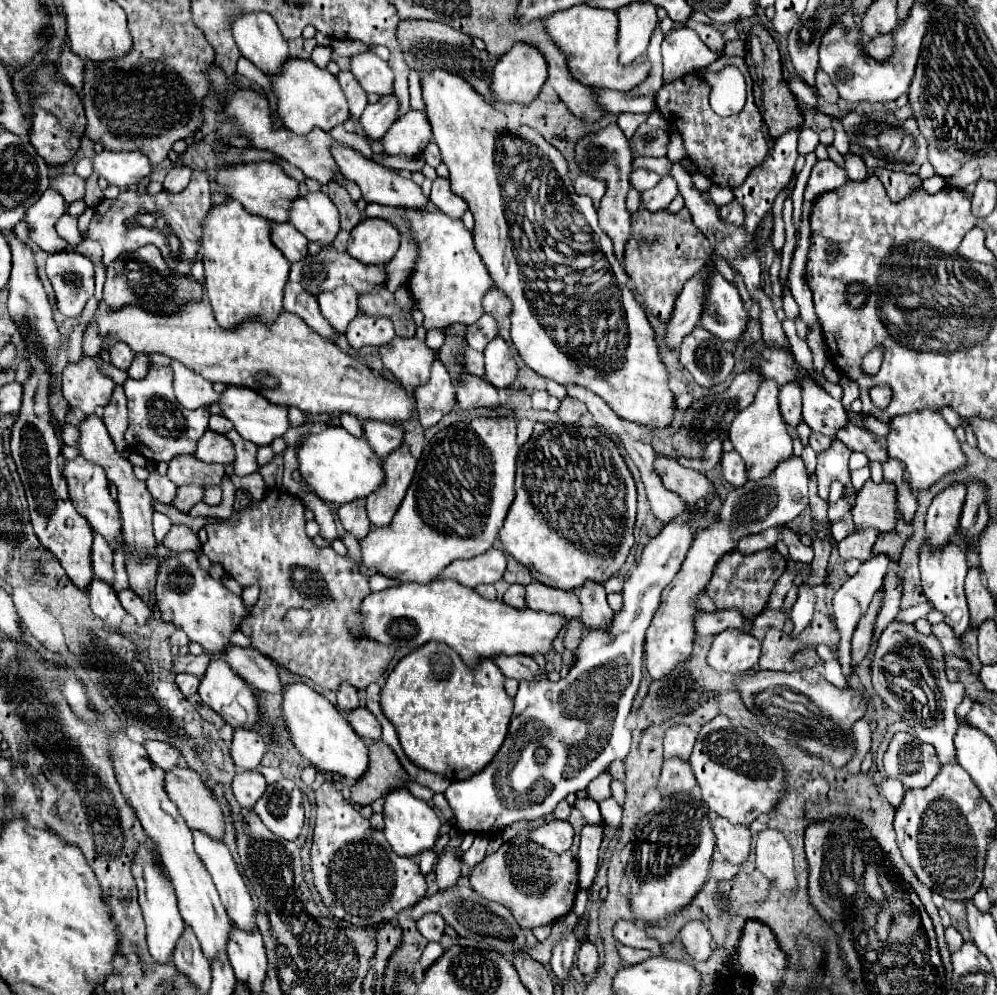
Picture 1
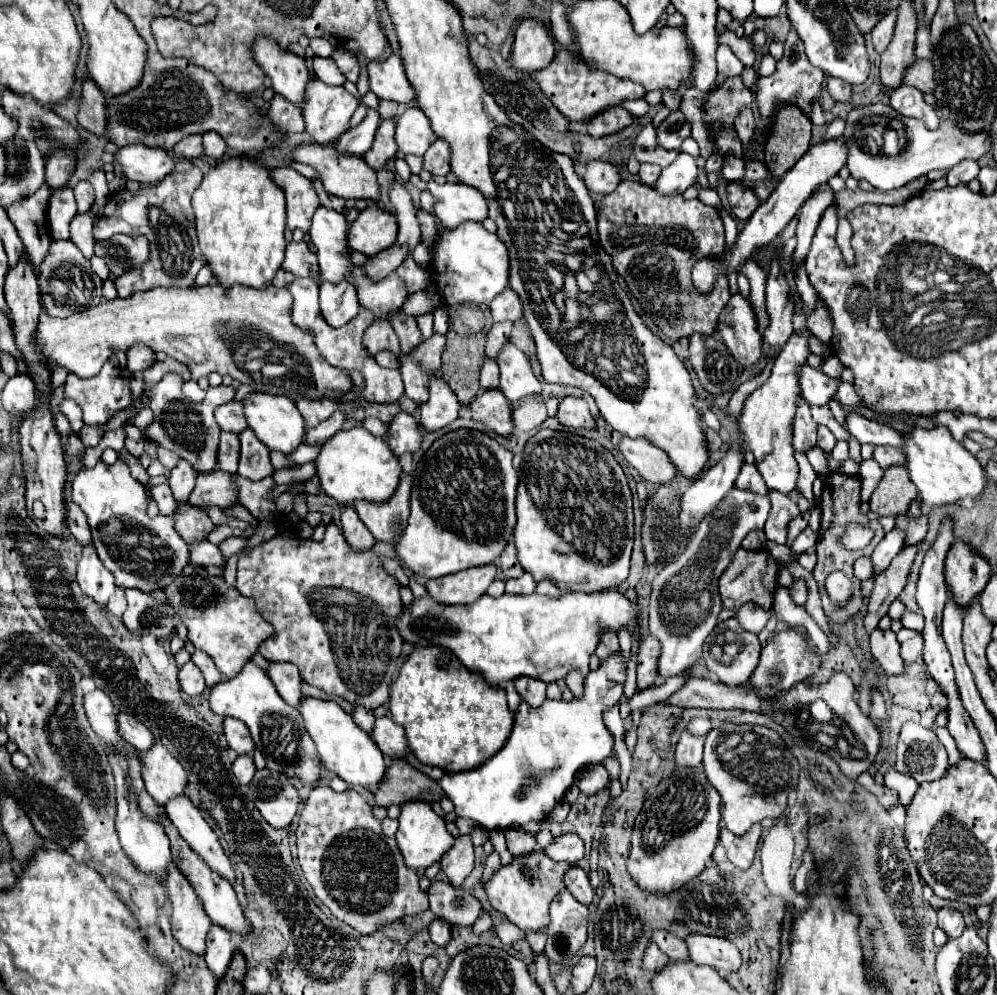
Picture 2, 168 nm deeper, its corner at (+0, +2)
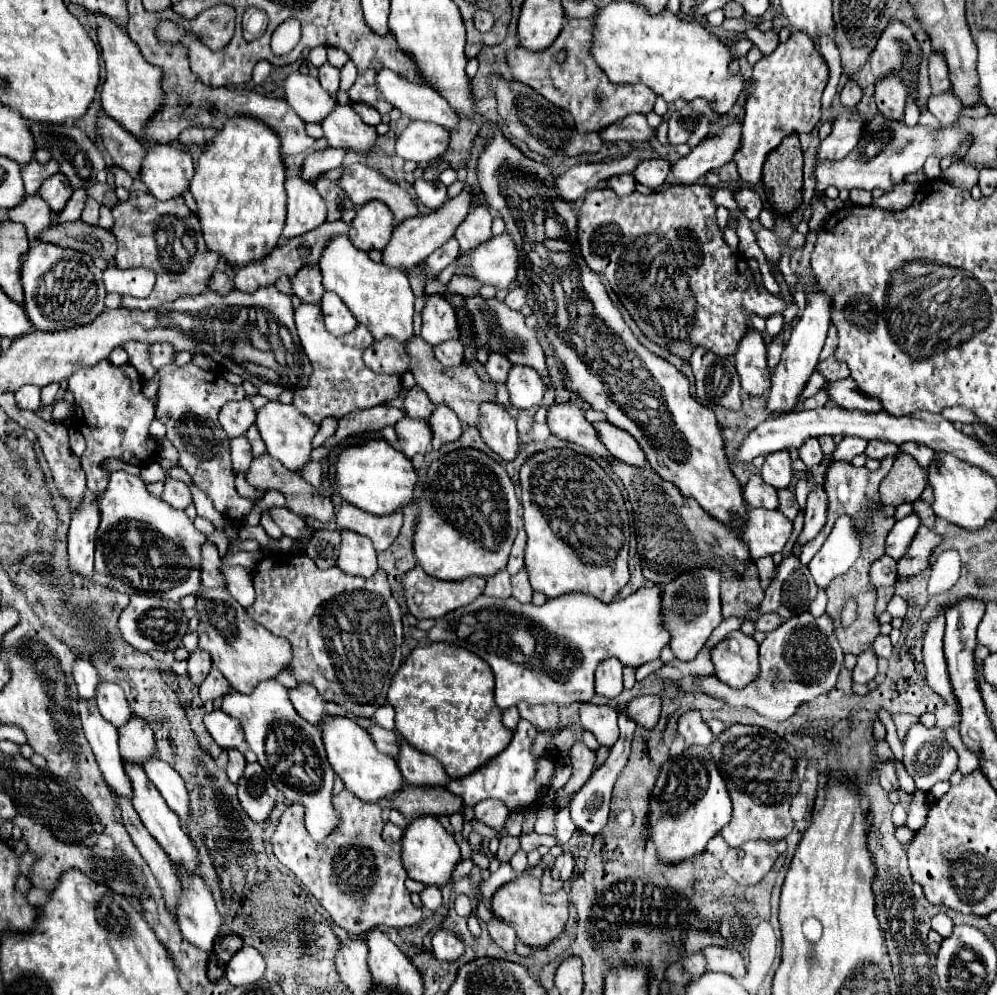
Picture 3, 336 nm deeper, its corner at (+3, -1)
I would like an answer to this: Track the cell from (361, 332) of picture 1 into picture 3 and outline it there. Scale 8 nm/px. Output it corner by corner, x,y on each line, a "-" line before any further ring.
391,337
373,341
363,351
363,363
375,373
387,373
387,375
395,373
397,375
397,373
409,371
409,359
405,355
405,345

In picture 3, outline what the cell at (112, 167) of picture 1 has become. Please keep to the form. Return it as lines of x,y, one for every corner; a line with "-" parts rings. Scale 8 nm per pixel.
149,145
139,171
139,181
157,197
171,199
183,195
193,177
191,153
175,145

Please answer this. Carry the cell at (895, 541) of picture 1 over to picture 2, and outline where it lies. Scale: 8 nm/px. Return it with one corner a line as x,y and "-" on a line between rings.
912,508
906,514
902,514
902,516
896,518
896,526
900,526
900,528
906,530
906,544
914,546
914,544
920,544
926,538
928,516
922,514
922,512
918,512
916,508

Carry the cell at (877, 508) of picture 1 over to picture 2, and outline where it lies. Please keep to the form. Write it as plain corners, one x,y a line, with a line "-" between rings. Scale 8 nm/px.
906,466
888,468
870,498
870,512
876,516
900,516
908,512
916,496
918,488
908,480

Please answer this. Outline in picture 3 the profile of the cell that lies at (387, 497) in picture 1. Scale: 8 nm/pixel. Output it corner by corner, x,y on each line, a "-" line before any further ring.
343,503
335,515
335,521
339,529
349,529
349,531
369,537
373,541
375,551
385,551
387,547
391,547
391,543
399,535
399,529
403,525
403,513
395,511
395,513
379,517
379,515
361,511
355,505

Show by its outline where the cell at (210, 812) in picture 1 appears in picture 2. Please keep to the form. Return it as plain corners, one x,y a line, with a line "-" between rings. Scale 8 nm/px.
154,742
154,748
150,748
150,752
138,752
138,760
146,764
142,780
146,780
146,792
150,792
154,800
166,804
166,800
178,794
186,794
188,781
186,770
176,762
176,758
170,756
170,752
166,752
166,748
162,748
162,744

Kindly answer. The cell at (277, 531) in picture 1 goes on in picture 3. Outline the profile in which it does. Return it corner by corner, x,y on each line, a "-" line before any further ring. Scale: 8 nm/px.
305,553
297,555
297,567
293,569
291,575
279,575
279,561
273,563
273,559
263,559
259,563
259,567
255,569
253,573
253,587
255,587
255,601
253,605
249,605
245,611
247,611
247,617
263,627
267,627
269,631
273,631
275,635
281,635
285,639
289,639
291,647
293,647
293,659
291,663
287,665
287,673
291,673
299,683
311,683
319,695
325,699
325,701
333,701
333,703
355,703
359,707
359,717
373,717
375,709
379,705
383,705
387,701
387,689
393,681
393,675
397,673
397,669
401,667
401,645
403,645
403,609
401,605
397,603
397,599
393,597
391,593
391,585
389,585
389,577
383,569
377,569
373,577
369,579
363,579
363,577
355,577
355,575
349,575
345,571
341,571
339,567
331,567
329,571
321,571
313,559
309,559

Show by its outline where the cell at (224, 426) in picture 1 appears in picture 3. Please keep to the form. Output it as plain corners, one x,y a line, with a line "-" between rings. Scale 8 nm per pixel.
229,401
219,411
219,423
229,437
241,437
255,423
255,409
249,401

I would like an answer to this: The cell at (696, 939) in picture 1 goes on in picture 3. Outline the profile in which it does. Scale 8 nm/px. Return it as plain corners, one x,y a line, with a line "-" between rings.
703,947
701,953
707,961
707,971
725,973
725,975
731,975
735,979
741,979
747,973
747,969
743,965
743,957
735,949
729,949
729,947

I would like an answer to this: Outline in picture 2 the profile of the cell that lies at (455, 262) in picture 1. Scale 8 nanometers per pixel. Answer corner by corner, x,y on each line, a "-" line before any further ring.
464,222
438,238
434,246
432,274
448,306
464,302
488,306
508,286
508,260
508,248
496,234
488,232
480,222

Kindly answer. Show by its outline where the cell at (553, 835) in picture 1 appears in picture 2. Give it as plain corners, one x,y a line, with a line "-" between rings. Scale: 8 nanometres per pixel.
562,834
546,848
546,854
556,862
576,866
584,858
584,842
576,834

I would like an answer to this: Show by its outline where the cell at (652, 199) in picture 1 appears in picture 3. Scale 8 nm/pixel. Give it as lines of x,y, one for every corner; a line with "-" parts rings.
733,121
715,137
699,143
687,157
681,157
671,165
671,175
681,185
697,183
707,171
719,169
733,159
741,143
741,125

